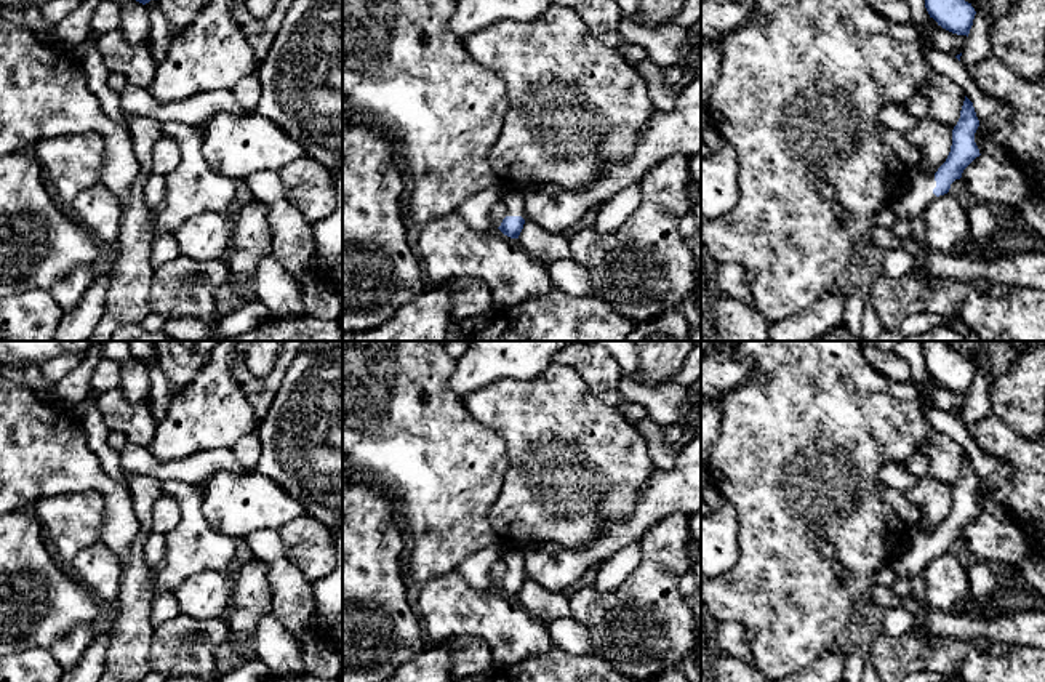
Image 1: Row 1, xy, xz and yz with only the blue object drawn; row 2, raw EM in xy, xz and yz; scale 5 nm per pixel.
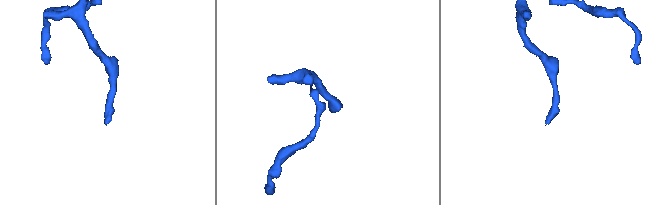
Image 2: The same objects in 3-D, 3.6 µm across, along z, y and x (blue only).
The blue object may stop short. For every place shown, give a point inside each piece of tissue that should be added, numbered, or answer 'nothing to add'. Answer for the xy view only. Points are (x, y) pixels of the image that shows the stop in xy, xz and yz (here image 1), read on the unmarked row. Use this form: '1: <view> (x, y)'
nothing to add

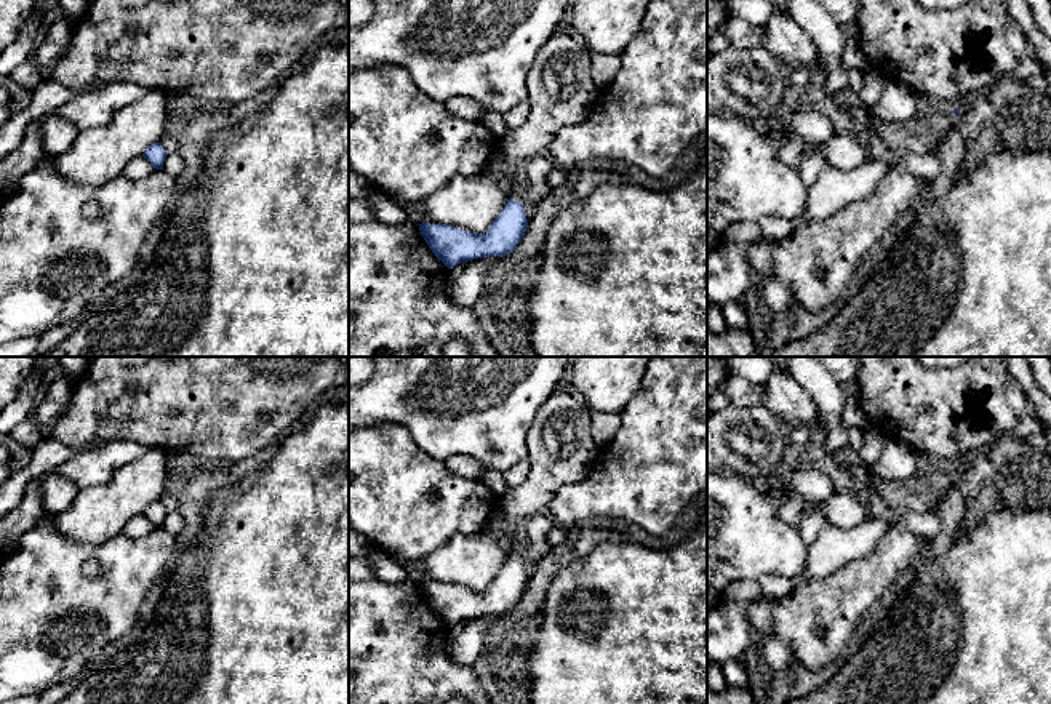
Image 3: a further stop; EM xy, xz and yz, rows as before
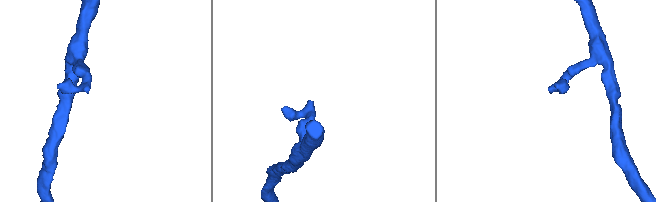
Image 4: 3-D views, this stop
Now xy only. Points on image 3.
nothing to add

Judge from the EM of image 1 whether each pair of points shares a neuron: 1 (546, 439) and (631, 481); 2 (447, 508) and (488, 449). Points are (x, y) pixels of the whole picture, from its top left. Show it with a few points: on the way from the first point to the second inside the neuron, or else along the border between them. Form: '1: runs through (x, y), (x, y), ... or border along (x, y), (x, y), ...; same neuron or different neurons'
1: runs through (567, 450), (578, 461), (610, 465); same neuron
2: runs through (448, 493), (476, 463); same neuron

